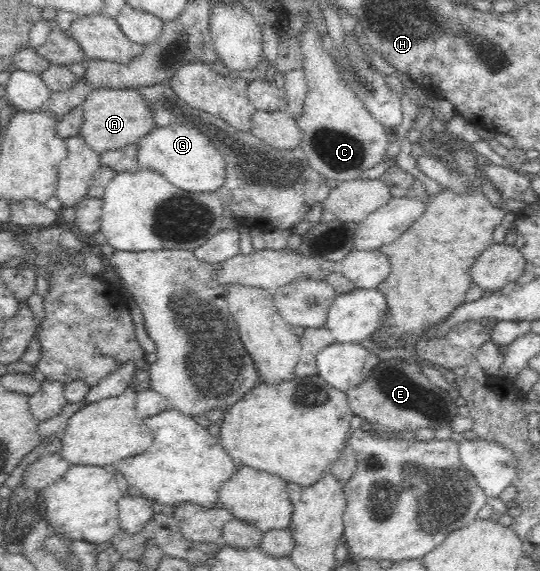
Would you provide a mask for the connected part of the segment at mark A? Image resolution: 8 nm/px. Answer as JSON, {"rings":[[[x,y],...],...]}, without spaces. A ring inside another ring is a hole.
{"rings":[[[98,88],[88,96],[88,99],[82,104],[83,124],[80,129],[79,136],[94,150],[99,156],[104,152],[112,152],[112,150],[122,150],[126,146],[137,145],[146,134],[150,134],[155,127],[153,110],[145,100],[141,92],[141,88],[120,88],[113,90],[112,88]]]}

